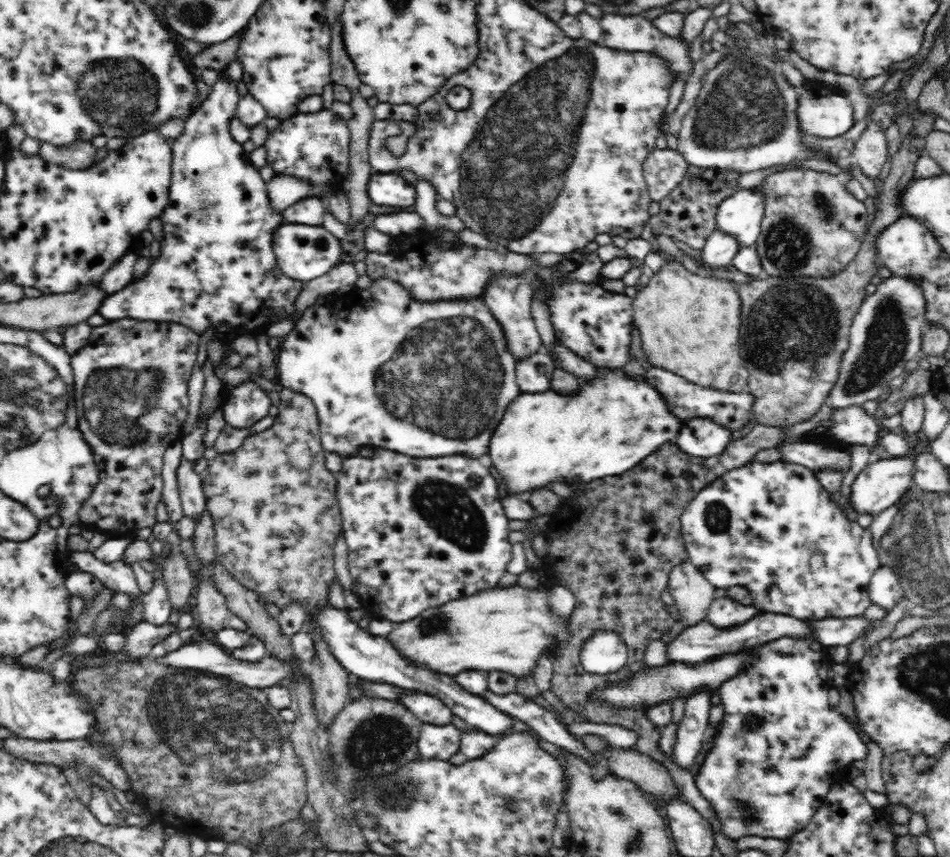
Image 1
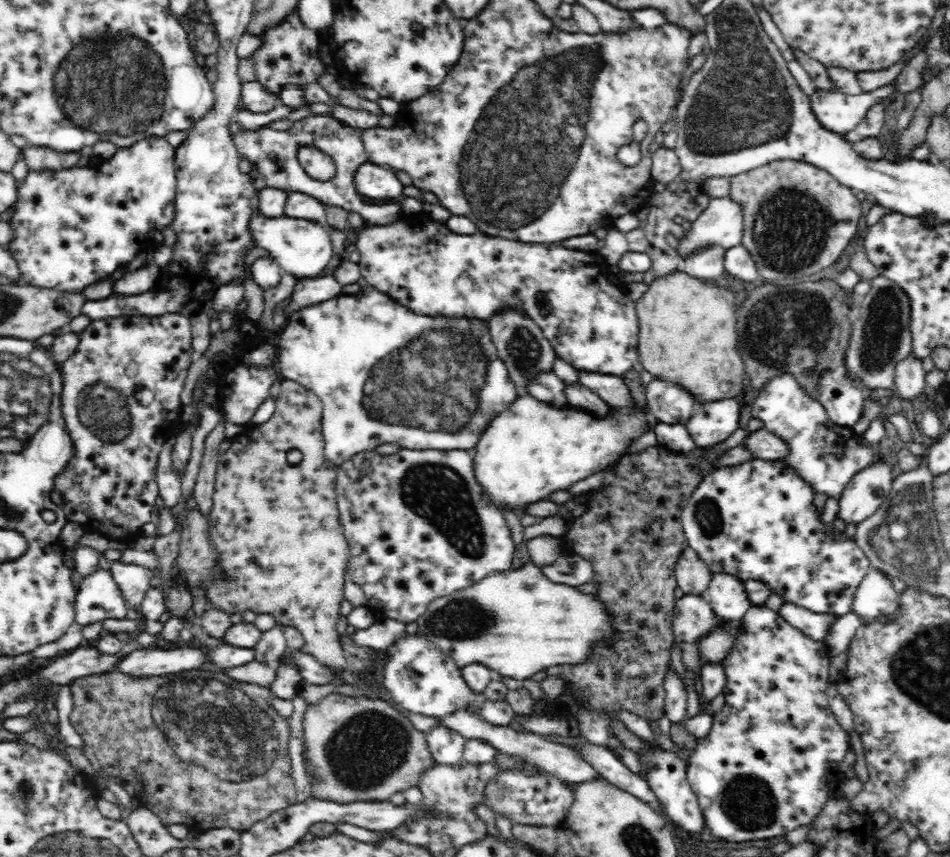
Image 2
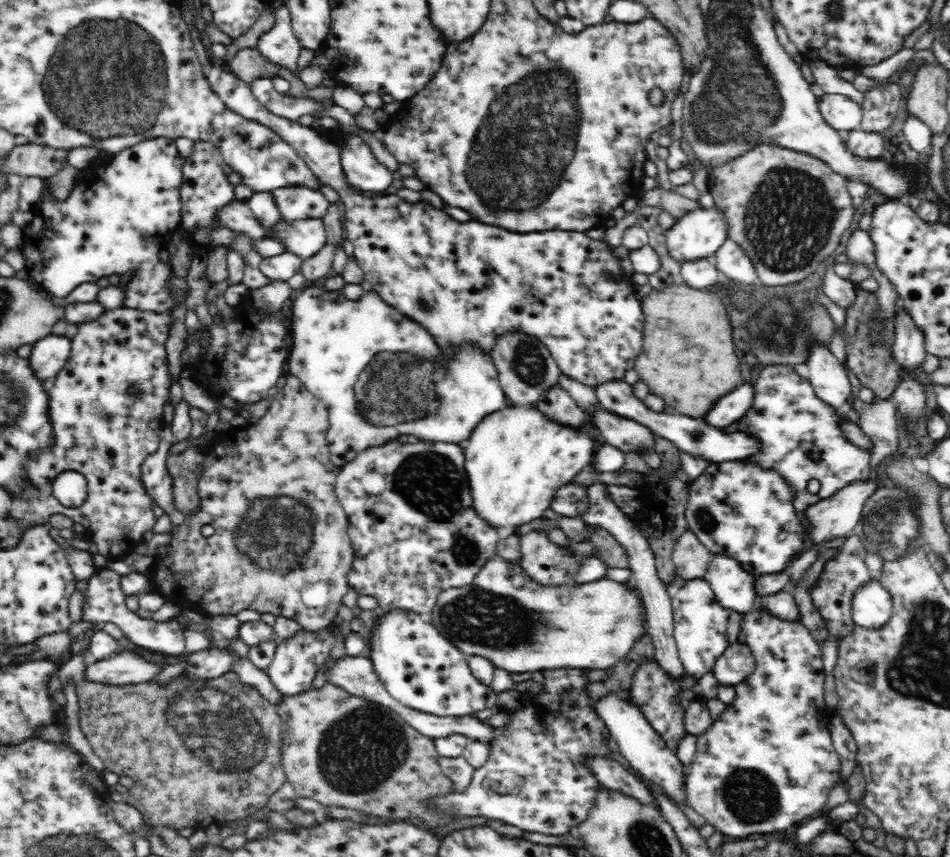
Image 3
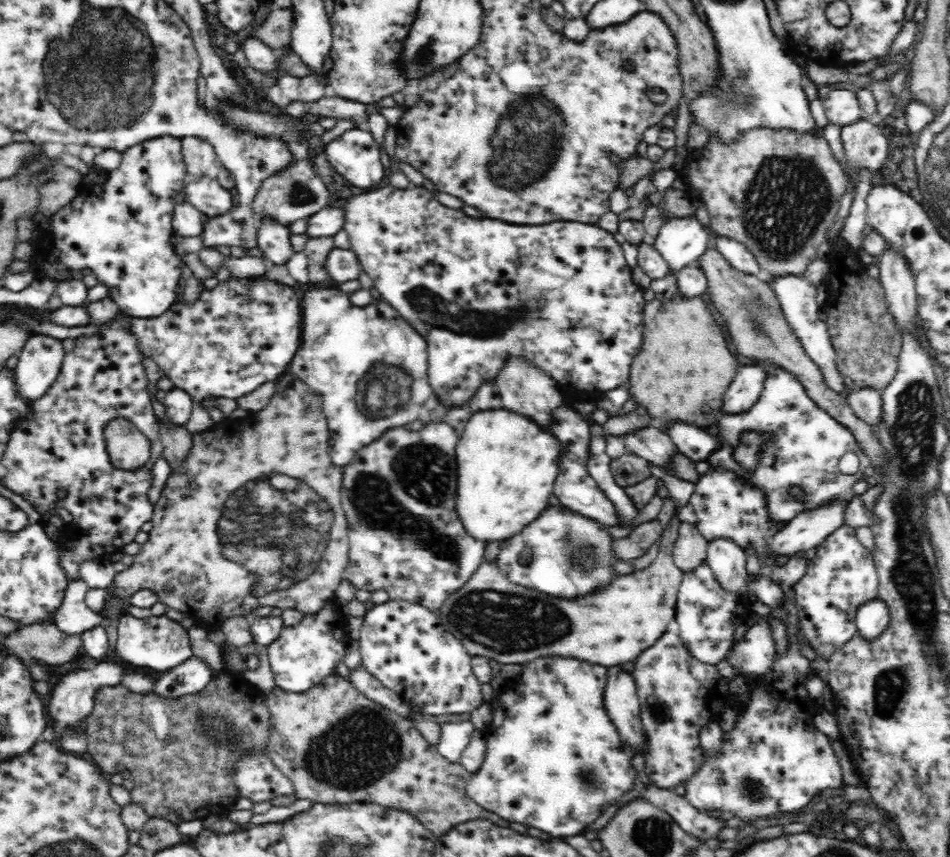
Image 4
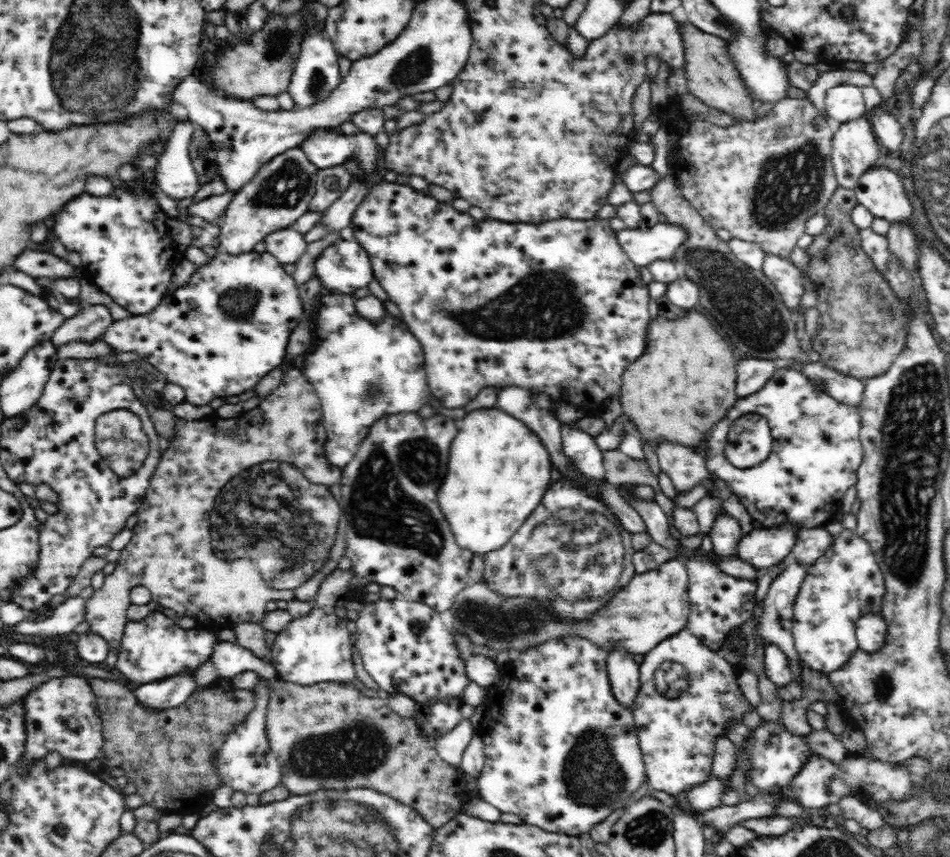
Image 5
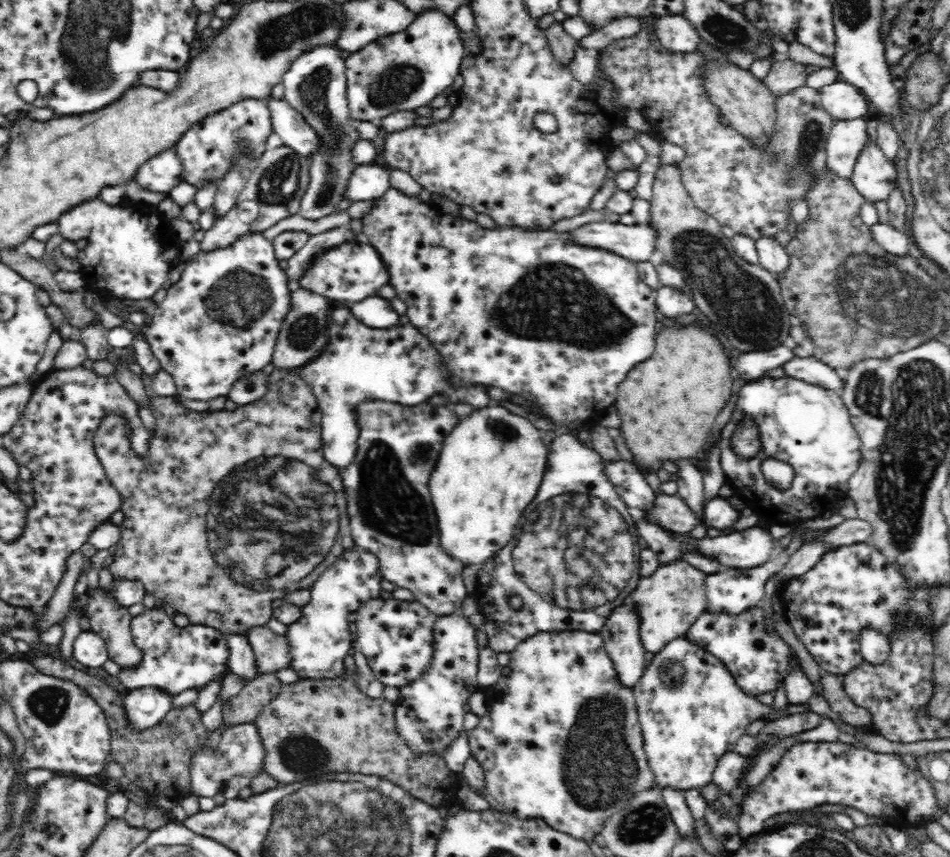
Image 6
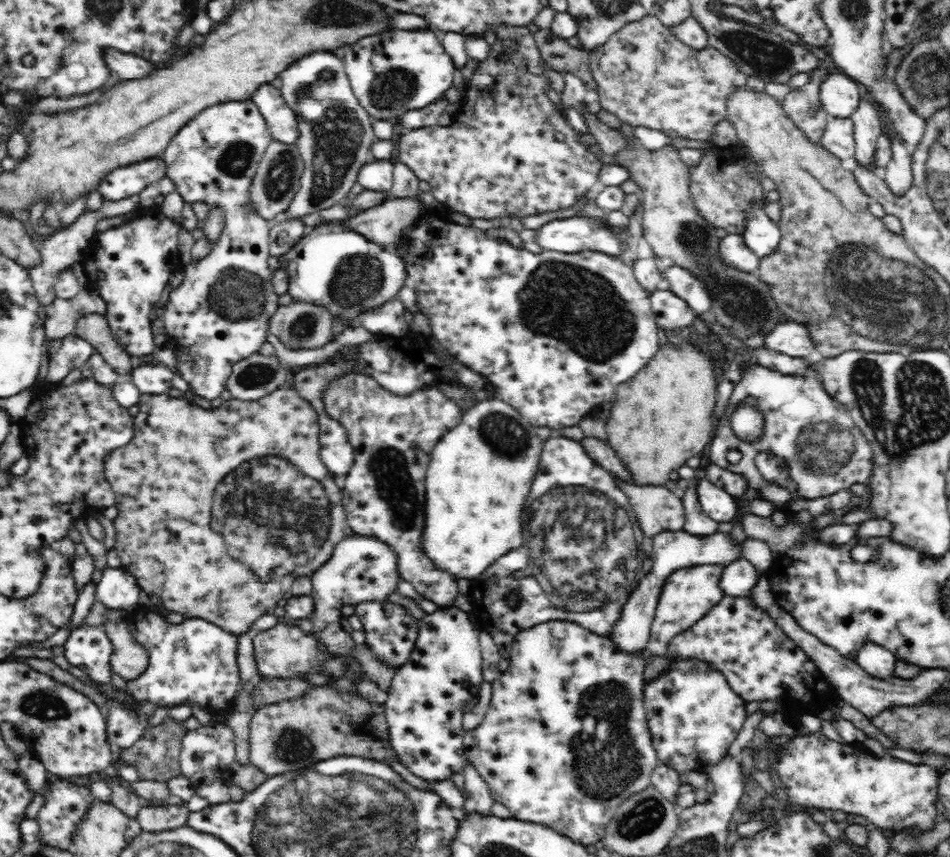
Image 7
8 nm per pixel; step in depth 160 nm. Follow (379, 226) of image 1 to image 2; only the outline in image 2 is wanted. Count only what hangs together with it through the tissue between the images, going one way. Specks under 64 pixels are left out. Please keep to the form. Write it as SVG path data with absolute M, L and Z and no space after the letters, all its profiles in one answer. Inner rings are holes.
M308 114L304 118L294 121L288 130L273 130L259 127L255 131L246 131L236 118L228 123L235 148L240 157L248 158L258 168L259 174L264 176L270 188L286 190L287 192L304 193L317 198L325 205L341 206L348 212L358 212L366 222L386 226L394 224L402 213L400 204L386 202L383 205L369 205L362 201L362 195L357 191L354 177L358 167L368 160L361 133L354 127L329 115ZM314 147L328 153L335 161L336 174L330 180L314 180L304 170L298 158L298 149Z

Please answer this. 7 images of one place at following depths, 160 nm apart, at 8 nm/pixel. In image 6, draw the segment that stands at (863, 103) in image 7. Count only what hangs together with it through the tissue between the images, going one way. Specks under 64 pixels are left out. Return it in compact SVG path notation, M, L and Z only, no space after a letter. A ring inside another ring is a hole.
M870 142L868 146L863 147L863 151L859 154L856 164L854 165L851 181L857 187L858 193L864 198L865 202L887 202L890 193L898 187L898 173L896 167L875 142Z

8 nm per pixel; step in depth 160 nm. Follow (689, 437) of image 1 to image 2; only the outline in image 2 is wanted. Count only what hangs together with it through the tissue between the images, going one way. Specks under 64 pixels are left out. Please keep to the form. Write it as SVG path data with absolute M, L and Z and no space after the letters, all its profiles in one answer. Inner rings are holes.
M724 399L700 404L684 426L698 449L709 449L730 438L739 429L739 420L736 399Z

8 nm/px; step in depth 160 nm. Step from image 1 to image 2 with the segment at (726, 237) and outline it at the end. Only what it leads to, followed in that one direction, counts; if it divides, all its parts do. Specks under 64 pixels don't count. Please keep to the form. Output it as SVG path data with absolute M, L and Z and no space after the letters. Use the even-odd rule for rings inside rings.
M716 244L704 246L685 257L684 272L703 281L714 280L725 274L725 252L727 249Z

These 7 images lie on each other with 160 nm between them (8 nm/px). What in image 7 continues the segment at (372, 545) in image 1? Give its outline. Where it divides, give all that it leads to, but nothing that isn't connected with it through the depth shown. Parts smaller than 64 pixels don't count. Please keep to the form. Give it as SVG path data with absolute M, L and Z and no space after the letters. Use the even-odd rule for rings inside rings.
M351 372L332 379L320 392L320 396L323 397L323 405L330 417L336 418L338 423L342 422L347 440L356 454L352 469L344 476L348 478L344 480L346 486L342 488L346 520L354 534L376 537L388 543L396 554L398 575L402 580L409 582L420 596L431 600L438 609L454 606L456 598L461 595L458 591L458 578L434 566L423 553L422 518L426 506L424 480L430 464L430 454L433 454L438 441L460 422L463 409L438 387L425 387L407 396L395 395L382 387L377 379L361 372Z

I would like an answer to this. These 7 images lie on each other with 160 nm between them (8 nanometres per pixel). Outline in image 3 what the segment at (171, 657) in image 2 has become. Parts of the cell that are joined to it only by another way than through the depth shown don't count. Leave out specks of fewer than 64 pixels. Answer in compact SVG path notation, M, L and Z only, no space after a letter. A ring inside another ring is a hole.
M122 649L118 654L101 661L89 661L84 677L88 681L118 686L140 684L154 680L166 664L150 662L130 650Z

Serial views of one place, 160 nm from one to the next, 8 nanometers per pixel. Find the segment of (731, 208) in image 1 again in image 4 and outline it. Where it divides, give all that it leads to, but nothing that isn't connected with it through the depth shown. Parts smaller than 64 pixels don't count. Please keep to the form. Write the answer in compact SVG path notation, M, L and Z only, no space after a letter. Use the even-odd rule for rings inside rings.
M694 214L692 215L692 217L671 216L671 218L661 226L657 238L652 241L653 247L660 252L664 260L669 264L671 270L674 270L676 273L681 268L696 263L708 249L713 248L712 240L714 239L714 234L712 234L712 230L710 230L710 226L702 225L700 220L698 220Z

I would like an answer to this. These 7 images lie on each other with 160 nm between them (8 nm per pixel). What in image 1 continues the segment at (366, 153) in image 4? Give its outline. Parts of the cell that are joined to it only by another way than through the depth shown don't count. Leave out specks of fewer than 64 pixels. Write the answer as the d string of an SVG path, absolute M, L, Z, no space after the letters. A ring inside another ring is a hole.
M373 173L368 181L371 202L385 207L385 210L412 210L417 190L399 173Z

